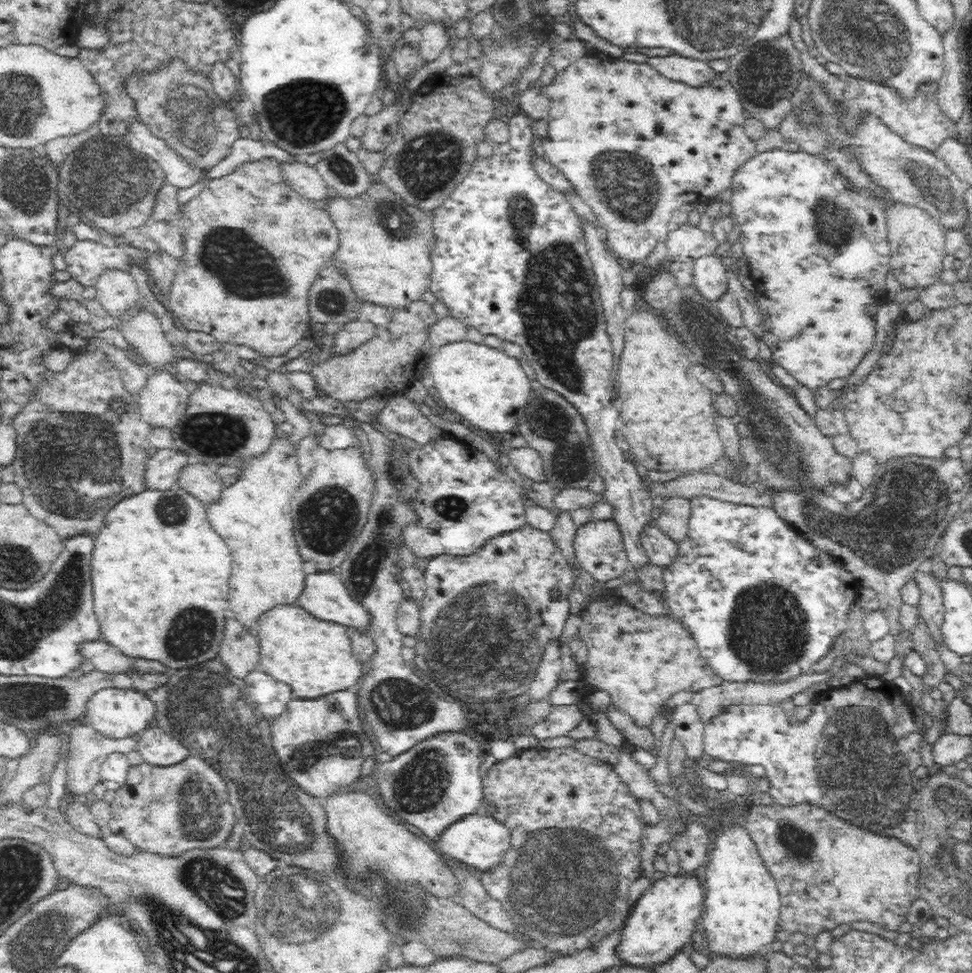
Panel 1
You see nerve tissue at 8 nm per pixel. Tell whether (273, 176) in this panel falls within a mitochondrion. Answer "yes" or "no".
no

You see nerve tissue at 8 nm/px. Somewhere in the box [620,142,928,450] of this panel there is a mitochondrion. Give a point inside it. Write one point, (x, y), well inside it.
(842, 221)

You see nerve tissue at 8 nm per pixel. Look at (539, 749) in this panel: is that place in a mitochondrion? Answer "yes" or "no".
no

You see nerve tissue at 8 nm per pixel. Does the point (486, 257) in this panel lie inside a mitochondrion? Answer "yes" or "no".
no

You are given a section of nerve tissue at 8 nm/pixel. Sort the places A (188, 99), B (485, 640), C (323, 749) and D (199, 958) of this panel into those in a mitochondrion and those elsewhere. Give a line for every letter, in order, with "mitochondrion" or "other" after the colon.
A: mitochondrion
B: mitochondrion
C: mitochondrion
D: mitochondrion

